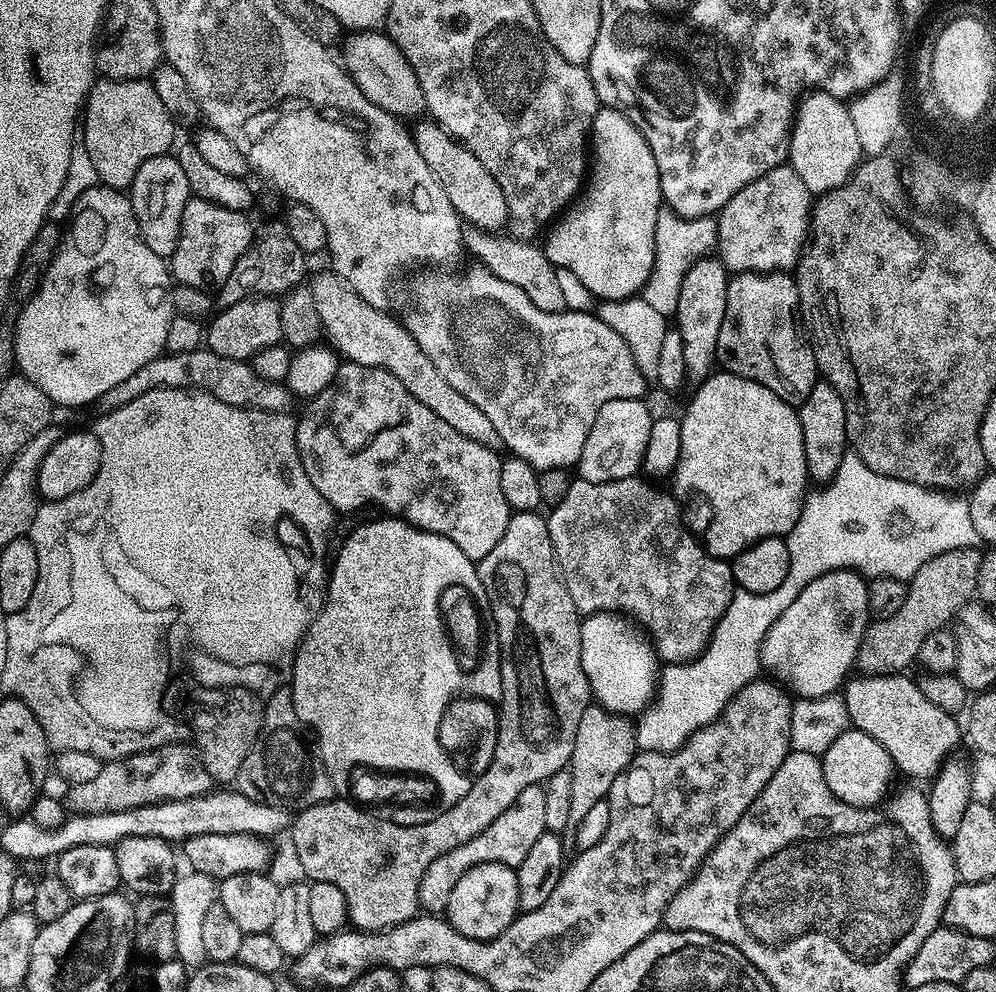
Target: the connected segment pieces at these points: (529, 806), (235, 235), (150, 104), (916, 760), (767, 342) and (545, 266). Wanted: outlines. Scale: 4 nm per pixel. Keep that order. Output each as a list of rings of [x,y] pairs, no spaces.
[[[538,784],[526,786],[526,790],[522,790],[522,794],[518,794],[516,802],[506,810],[502,810],[502,814],[498,814],[498,818],[494,818],[494,822],[490,822],[490,826],[486,826],[486,830],[482,830],[482,834],[478,834],[474,838],[470,838],[470,842],[462,842],[462,846],[454,846],[454,850],[434,858],[434,862],[430,862],[426,874],[422,874],[422,882],[418,886],[421,909],[428,914],[443,913],[450,902],[450,890],[454,890],[454,886],[458,886],[458,878],[462,878],[462,874],[466,874],[466,870],[470,870],[474,866],[504,864],[507,868],[516,869],[522,862],[522,858],[526,858],[530,846],[534,846],[534,842],[538,842],[538,838],[542,838],[542,834],[546,831],[545,807],[546,794],[543,787]]]
[[[189,198],[186,202],[186,210],[182,210],[182,230],[180,241],[170,258],[170,271],[176,284],[185,284],[205,290],[217,290],[226,282],[234,264],[238,262],[242,254],[246,253],[253,239],[254,224],[248,221],[249,217],[242,212],[226,210],[222,206],[212,204],[208,200]]]
[[[100,78],[88,91],[86,107],[82,112],[82,146],[86,154],[90,154],[90,162],[94,162],[97,181],[105,188],[131,189],[134,174],[146,162],[155,156],[163,156],[169,151],[172,139],[176,136],[177,125],[172,115],[162,106],[158,94],[154,94],[154,86],[147,80],[110,80]]]
[[[860,674],[857,677],[857,680],[849,679],[842,688],[851,727],[862,730],[870,734],[870,738],[877,740],[886,750],[886,754],[890,754],[893,765],[899,771],[901,768],[906,775],[917,776],[920,780],[926,779],[925,781],[935,777],[949,757],[955,753],[952,751],[959,746],[960,736],[962,740],[961,725],[960,728],[956,725],[957,717],[946,710],[938,710],[938,706],[933,706],[922,694],[919,683],[915,679],[907,680],[907,675],[865,676]]]
[[[742,272],[733,275],[726,290],[726,314],[722,318],[722,330],[718,330],[717,365],[723,371],[766,386],[766,390],[774,390],[774,394],[778,394],[778,398],[787,404],[798,406],[806,402],[810,390],[818,382],[818,373],[812,345],[806,339],[798,315],[799,310],[796,282],[788,272]]]
[[[474,225],[461,229],[461,241],[476,256],[474,257],[485,268],[504,282],[518,286],[530,298],[534,306],[547,313],[563,312],[567,309],[566,292],[560,280],[561,273],[545,256],[544,250],[531,241],[517,240],[508,234],[493,232]]]

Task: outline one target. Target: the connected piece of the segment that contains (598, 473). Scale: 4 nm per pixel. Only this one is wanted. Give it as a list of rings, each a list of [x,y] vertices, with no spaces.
[[[618,398],[614,402],[606,402],[606,406],[598,410],[598,418],[594,418],[594,426],[590,426],[586,446],[582,446],[579,479],[586,482],[614,482],[641,471],[654,419],[654,413],[644,403],[643,399]]]

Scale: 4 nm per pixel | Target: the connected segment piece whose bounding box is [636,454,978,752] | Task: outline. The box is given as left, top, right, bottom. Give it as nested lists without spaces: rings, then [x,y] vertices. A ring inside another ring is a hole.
[[[858,455],[844,456],[842,466],[838,466],[838,474],[823,488],[825,489],[822,492],[813,491],[805,499],[798,522],[788,531],[786,539],[790,550],[790,570],[782,581],[782,586],[766,594],[733,591],[730,606],[716,623],[708,647],[687,664],[670,664],[659,673],[654,702],[649,703],[639,713],[636,724],[636,746],[640,752],[676,752],[693,732],[705,728],[710,721],[717,720],[732,695],[761,675],[761,642],[766,638],[772,623],[782,614],[782,610],[786,610],[786,606],[790,606],[790,602],[794,602],[794,598],[798,598],[798,594],[802,594],[802,590],[806,590],[810,582],[827,572],[841,570],[859,572],[865,578],[885,576],[907,582],[916,571],[926,566],[926,562],[930,562],[930,558],[946,550],[971,548],[977,543],[978,537],[970,518],[967,499],[953,498],[944,490],[923,488],[878,474],[870,470],[870,466],[866,466],[866,462],[862,462]]]

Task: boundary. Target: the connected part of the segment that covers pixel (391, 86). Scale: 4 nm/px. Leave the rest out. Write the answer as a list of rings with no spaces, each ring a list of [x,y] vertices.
[[[352,30],[343,37],[343,44],[344,49],[338,52],[338,56],[344,65],[344,71],[348,73],[354,86],[358,86],[358,90],[362,90],[362,94],[366,94],[370,102],[374,102],[374,106],[386,110],[397,118],[414,116],[425,111],[422,86],[418,86],[418,78],[406,54],[398,50],[398,46],[390,39],[387,31]]]

